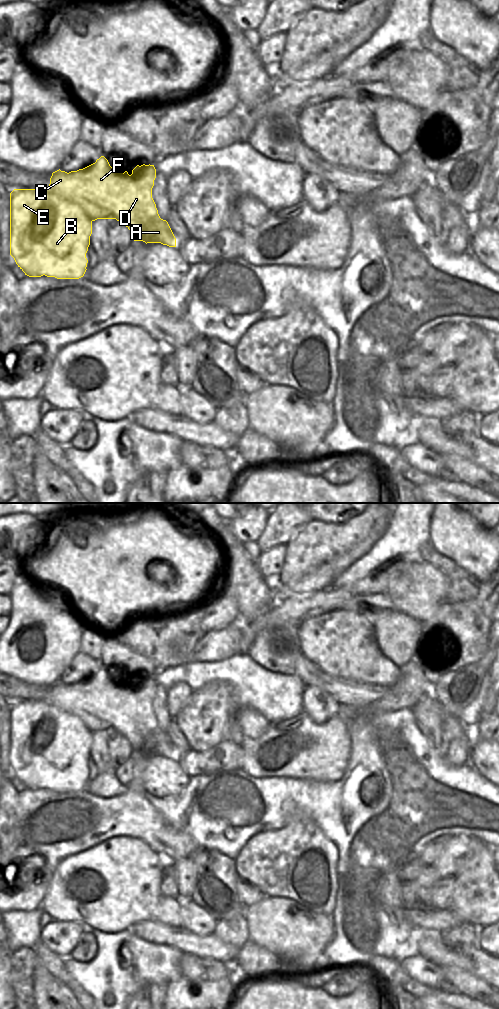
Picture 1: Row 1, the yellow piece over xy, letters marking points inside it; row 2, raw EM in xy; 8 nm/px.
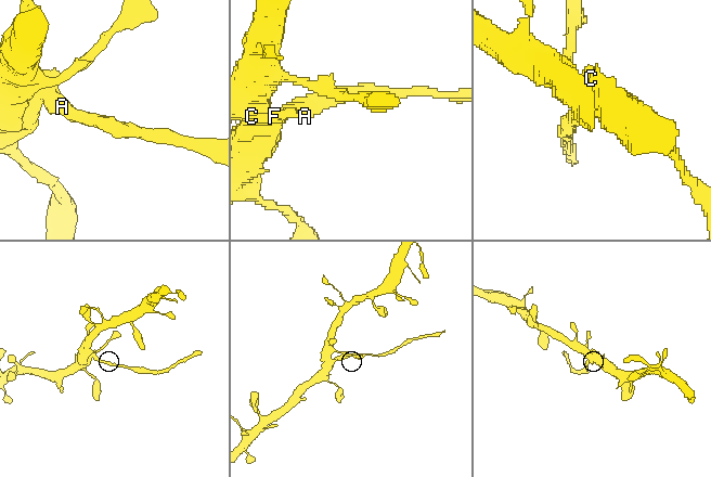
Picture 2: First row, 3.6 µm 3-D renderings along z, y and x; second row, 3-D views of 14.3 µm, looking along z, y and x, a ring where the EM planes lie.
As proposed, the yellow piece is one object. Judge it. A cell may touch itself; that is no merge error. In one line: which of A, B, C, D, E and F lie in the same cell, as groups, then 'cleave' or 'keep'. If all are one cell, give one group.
A D / B C E F; cleave

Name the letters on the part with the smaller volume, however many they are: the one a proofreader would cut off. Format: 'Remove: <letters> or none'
Remove: A, D

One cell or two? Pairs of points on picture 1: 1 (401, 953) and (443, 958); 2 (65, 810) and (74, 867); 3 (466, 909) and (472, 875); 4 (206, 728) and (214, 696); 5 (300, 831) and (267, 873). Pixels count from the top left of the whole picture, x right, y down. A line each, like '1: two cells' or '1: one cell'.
1: one cell
2: two cells
3: one cell
4: one cell
5: one cell

